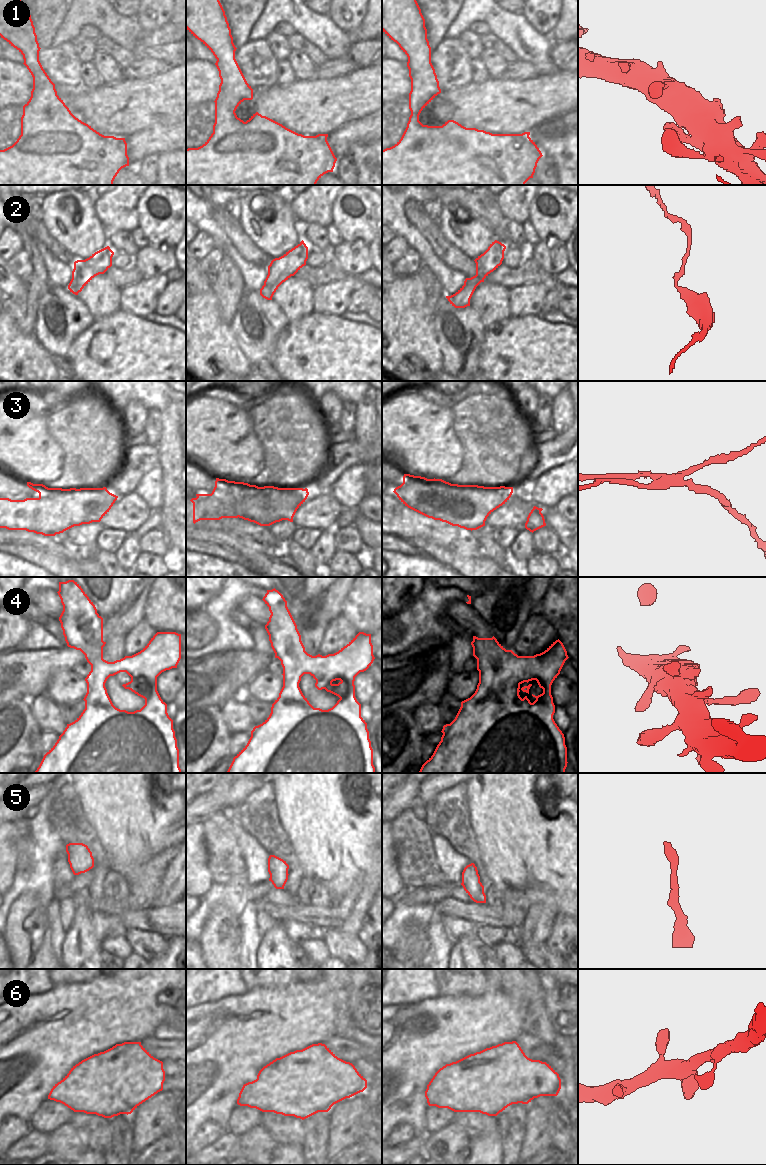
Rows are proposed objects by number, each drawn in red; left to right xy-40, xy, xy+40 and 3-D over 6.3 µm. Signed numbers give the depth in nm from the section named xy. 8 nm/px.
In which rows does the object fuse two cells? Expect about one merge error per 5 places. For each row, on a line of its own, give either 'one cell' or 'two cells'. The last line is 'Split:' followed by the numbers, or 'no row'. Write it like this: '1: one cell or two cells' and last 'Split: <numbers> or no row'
1: one cell
2: one cell
3: two cells
4: one cell
5: one cell
6: one cell
Split: 3

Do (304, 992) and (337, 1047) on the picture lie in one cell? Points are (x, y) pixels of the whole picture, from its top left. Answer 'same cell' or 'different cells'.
different cells

